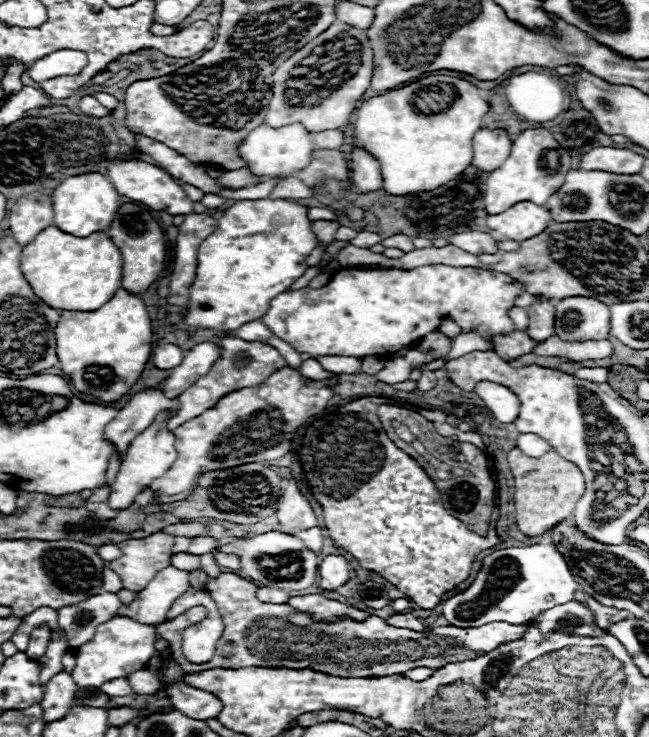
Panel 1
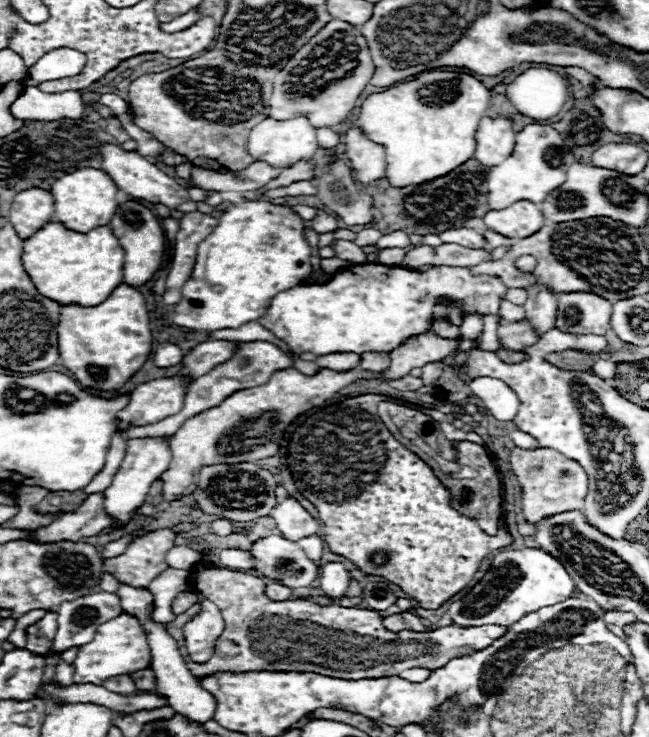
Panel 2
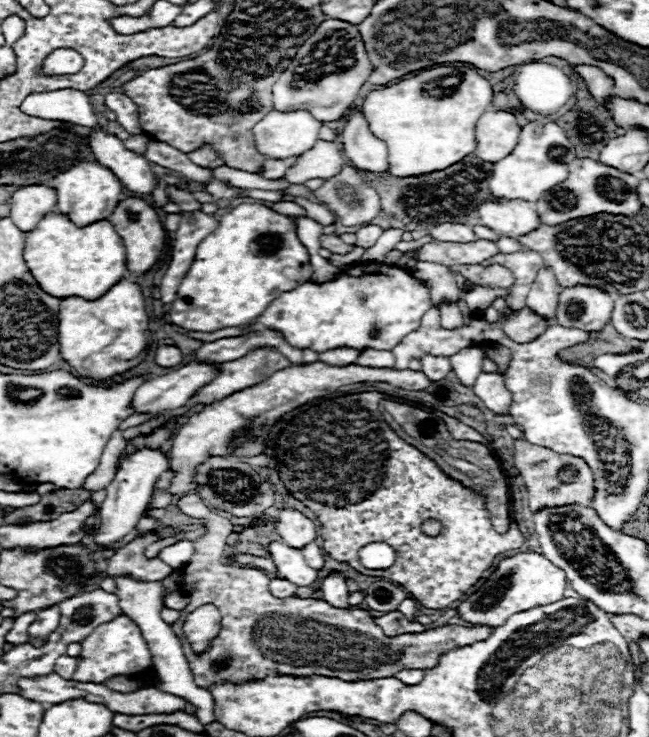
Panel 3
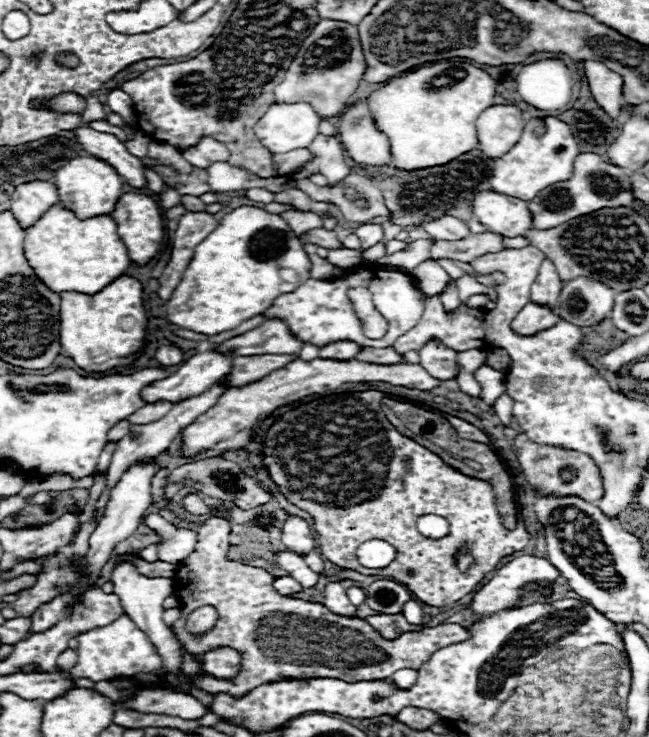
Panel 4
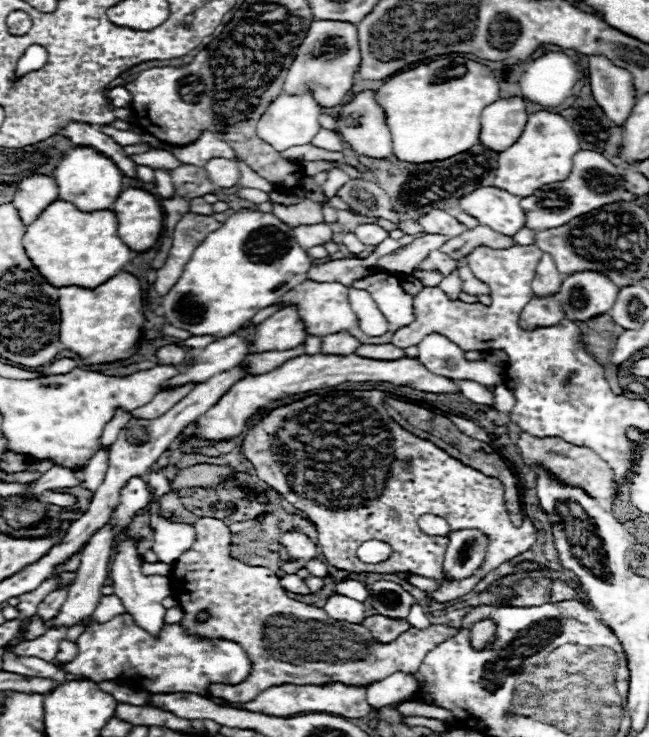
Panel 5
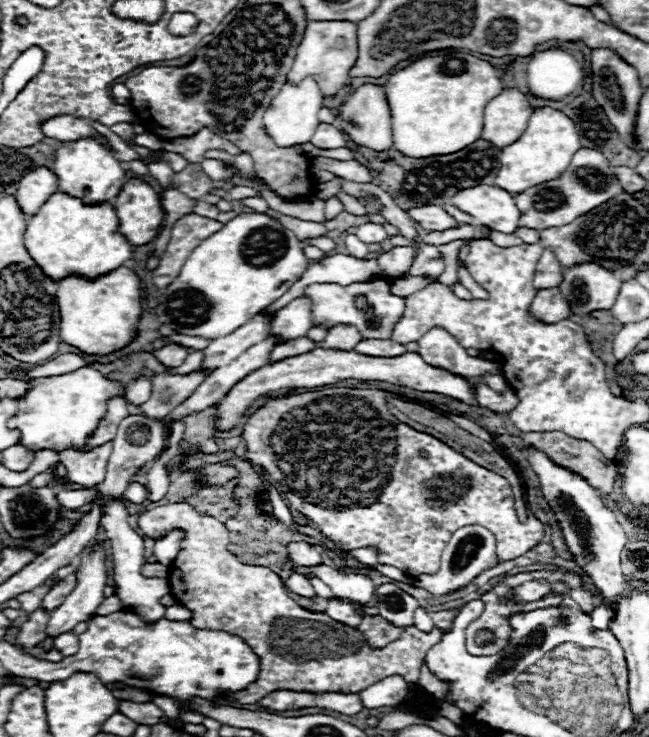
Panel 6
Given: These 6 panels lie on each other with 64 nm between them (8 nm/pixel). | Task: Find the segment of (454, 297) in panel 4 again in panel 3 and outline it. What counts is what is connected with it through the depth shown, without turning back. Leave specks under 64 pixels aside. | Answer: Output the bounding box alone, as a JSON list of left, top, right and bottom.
[440,304,462,328]

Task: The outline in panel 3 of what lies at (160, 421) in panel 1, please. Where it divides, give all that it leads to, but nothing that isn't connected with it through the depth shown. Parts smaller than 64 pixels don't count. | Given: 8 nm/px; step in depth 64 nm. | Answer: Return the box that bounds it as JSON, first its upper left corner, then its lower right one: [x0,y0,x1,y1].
[96,448,168,550]

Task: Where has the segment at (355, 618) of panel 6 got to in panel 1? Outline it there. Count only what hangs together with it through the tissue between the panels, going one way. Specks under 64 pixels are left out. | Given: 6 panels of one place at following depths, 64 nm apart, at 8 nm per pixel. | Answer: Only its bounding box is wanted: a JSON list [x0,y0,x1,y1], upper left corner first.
[318,554,348,590]

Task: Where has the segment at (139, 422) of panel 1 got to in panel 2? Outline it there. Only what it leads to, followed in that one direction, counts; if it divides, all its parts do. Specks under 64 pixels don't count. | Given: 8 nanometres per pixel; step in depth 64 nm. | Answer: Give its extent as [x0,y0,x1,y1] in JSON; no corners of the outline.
[118,376,188,428]

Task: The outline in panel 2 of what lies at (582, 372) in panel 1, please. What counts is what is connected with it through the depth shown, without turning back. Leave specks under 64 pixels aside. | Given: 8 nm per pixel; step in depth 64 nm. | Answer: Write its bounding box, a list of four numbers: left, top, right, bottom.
[592,360,616,380]

